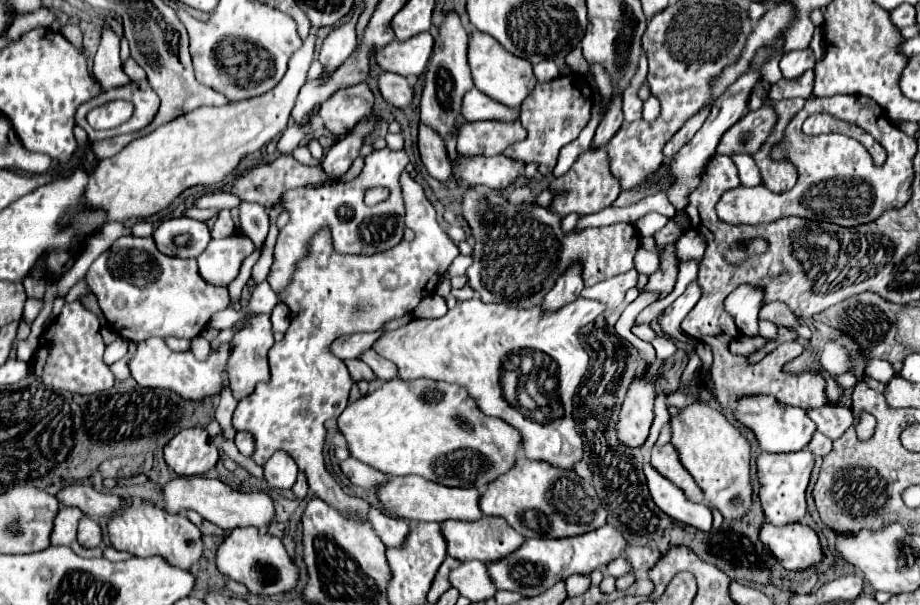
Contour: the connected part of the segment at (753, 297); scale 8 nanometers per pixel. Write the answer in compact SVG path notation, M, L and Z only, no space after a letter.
M740 287L726 298L725 309L743 335L758 335L758 311L763 297L759 287Z

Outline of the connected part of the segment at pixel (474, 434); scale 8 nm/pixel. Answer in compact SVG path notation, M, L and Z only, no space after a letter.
M392 379L392 381L386 381L382 387L378 387L376 391L368 393L366 397L358 399L356 403L348 405L344 409L344 413L340 415L338 419L338 427L342 431L342 435L346 437L348 445L350 445L350 455L360 459L362 463L374 467L374 469L390 469L386 471L386 475L390 477L396 477L396 475L420 475L428 481L436 481L436 483L442 483L442 485L448 485L448 487L476 487L476 489L484 489L488 483L496 481L500 475L508 473L514 465L516 465L516 457L518 453L522 451L522 435L518 429L514 429L512 425L508 425L506 421L498 419L498 417L490 417L490 415L484 415L480 411L480 407L476 405L476 401L468 395L468 391L460 385L452 385L452 383L444 383L444 381L432 381L432 379L414 379L414 381L404 381L404 379Z

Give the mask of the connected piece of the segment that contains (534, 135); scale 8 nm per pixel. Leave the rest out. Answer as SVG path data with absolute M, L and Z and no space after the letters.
M562 75L554 81L538 83L520 107L520 117L526 117L528 137L522 143L510 145L504 155L512 159L522 159L524 163L538 163L540 173L550 175L558 161L560 149L574 141L590 121L590 103L590 83L586 83L586 79L578 75Z

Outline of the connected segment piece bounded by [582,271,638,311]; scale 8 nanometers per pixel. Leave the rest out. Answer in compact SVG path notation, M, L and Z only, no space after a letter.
M628 271L618 277L608 279L606 283L598 283L592 287L585 287L582 290L582 297L586 299L596 299L604 305L608 305L610 311L620 307L624 303L624 295L630 287L638 283L638 271Z

